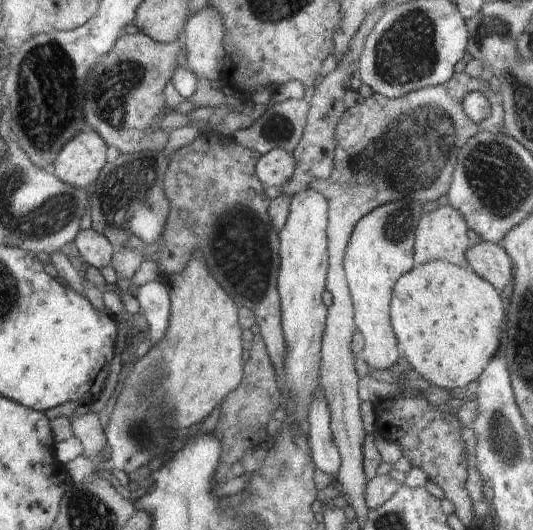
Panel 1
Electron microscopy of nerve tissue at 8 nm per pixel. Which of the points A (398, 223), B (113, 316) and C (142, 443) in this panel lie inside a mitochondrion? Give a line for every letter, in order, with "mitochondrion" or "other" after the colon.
A: mitochondrion
B: other
C: mitochondrion

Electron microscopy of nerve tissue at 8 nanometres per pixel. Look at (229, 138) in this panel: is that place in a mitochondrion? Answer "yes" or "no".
no

